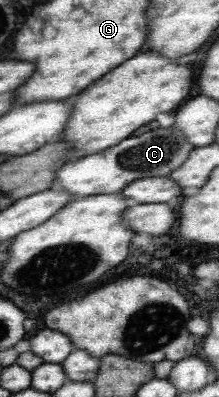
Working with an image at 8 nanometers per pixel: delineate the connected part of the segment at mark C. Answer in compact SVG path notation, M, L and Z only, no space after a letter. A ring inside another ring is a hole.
M172 127L156 128L152 132L145 132L139 136L125 138L122 142L110 148L102 149L102 152L89 154L76 160L68 160L66 164L62 165L62 168L56 171L55 188L68 191L76 197L122 192L130 183L145 176L168 177L173 170L180 168L184 164L184 160L188 158L188 154L194 149L195 146L184 136L182 131L177 131Z

